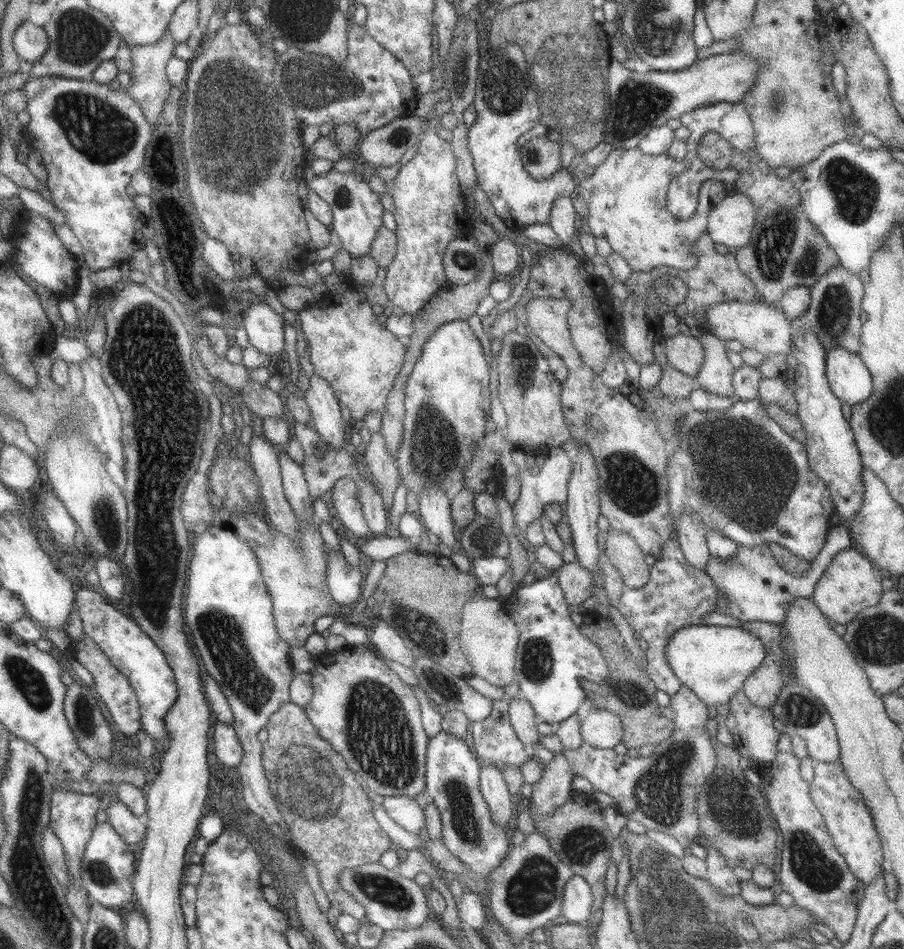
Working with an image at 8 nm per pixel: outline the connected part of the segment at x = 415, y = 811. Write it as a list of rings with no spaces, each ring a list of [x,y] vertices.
[[[382,796],[380,806],[403,829],[417,836],[424,836],[424,810],[415,803],[414,798]]]

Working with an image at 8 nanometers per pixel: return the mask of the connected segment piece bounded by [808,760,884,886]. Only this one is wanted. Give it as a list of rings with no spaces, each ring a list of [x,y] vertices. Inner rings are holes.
[[[838,760],[828,763],[813,762],[813,769],[813,779],[808,783],[812,801],[824,820],[835,850],[844,858],[849,871],[861,886],[867,886],[871,881],[875,881],[884,864],[881,843],[873,826],[873,819],[862,796],[849,784]]]

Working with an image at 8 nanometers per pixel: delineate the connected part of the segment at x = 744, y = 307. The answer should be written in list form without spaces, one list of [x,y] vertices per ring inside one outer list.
[[[759,300],[743,304],[737,301],[709,305],[704,310],[704,318],[709,332],[721,341],[737,340],[745,348],[753,348],[763,356],[787,354],[791,350],[792,327],[782,310],[776,305]]]

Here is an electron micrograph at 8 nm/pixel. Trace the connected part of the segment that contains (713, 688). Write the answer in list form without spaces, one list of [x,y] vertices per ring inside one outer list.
[[[695,624],[679,628],[671,634],[663,655],[667,667],[680,684],[692,690],[710,711],[715,704],[727,704],[729,697],[742,688],[745,678],[761,666],[765,656],[763,643],[745,630],[729,626],[706,626]]]

